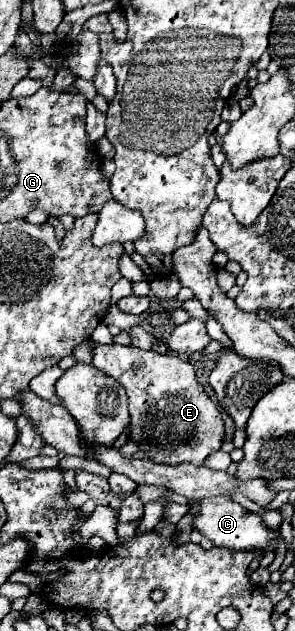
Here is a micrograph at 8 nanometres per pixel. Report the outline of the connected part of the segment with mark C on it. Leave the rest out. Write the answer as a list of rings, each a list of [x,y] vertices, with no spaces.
[[[214,496],[214,498],[198,498],[188,502],[188,514],[194,516],[192,528],[196,528],[204,538],[208,538],[214,546],[228,546],[228,548],[248,548],[258,546],[264,548],[272,538],[278,540],[278,530],[270,530],[260,514],[246,512],[240,504],[232,502],[228,496]]]

